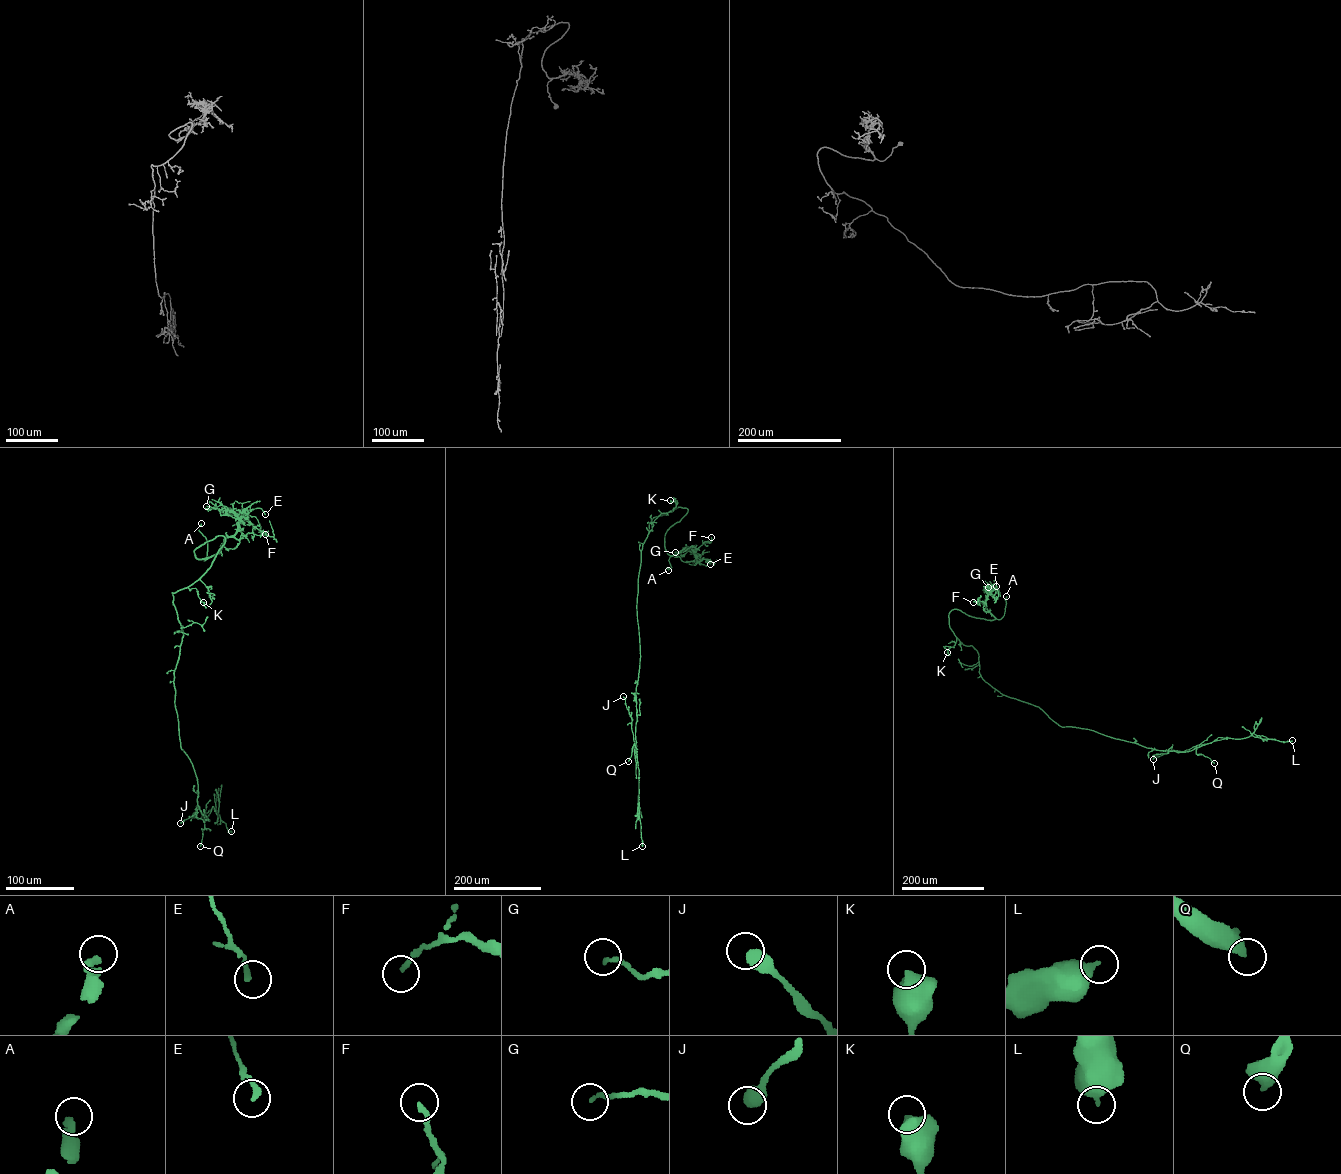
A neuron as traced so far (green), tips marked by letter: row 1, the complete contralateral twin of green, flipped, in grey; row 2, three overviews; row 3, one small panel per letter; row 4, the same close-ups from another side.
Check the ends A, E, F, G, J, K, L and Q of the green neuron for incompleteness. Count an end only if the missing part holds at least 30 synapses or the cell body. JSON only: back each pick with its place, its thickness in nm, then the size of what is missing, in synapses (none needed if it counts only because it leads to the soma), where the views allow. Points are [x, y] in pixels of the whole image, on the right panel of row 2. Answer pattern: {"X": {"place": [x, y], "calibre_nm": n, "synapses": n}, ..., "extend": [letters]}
{"A": {"place": [1006, 596], "calibre_nm": 260}, "extend": ["A"]}

